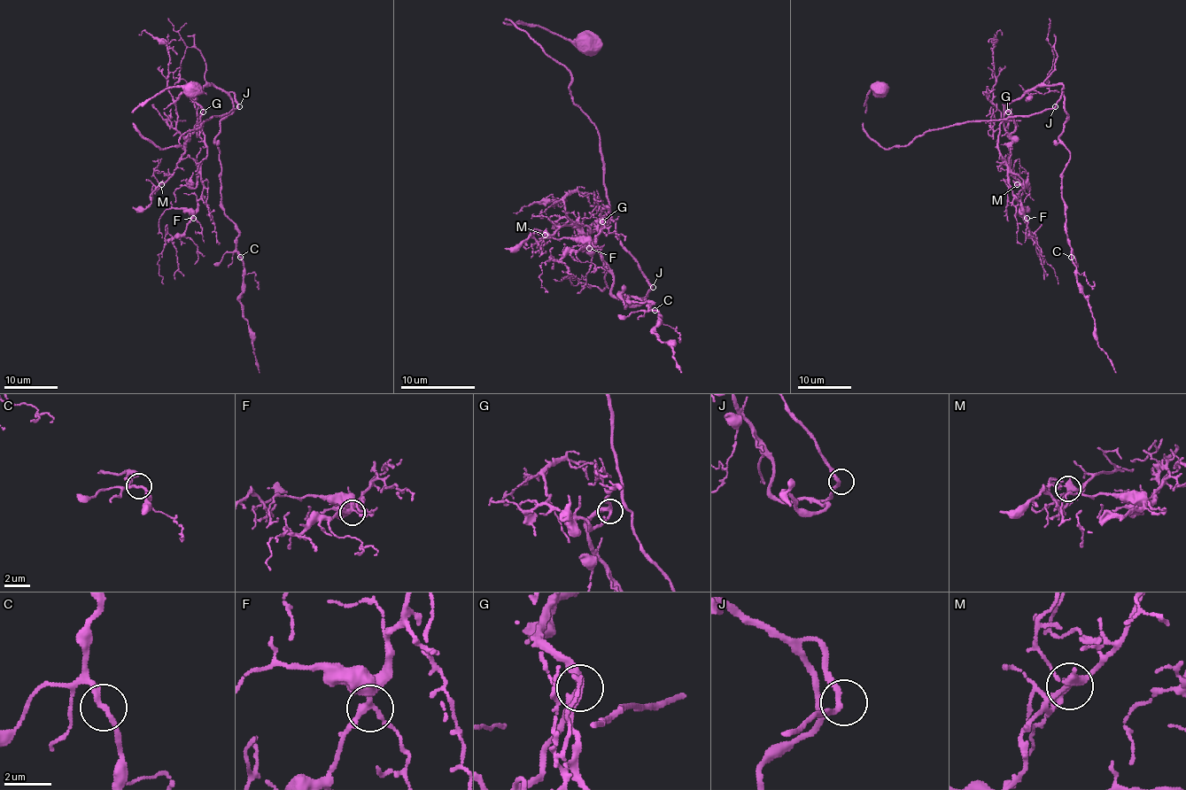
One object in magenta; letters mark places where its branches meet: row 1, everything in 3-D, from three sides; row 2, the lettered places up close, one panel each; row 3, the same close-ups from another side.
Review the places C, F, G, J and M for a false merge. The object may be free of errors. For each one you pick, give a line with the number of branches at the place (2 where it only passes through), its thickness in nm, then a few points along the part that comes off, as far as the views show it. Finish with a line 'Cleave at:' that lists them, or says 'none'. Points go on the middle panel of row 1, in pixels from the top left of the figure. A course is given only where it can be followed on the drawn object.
Cleave at: none

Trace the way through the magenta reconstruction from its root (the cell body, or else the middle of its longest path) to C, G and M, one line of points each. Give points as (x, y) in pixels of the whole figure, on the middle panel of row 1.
C: (651, 287), (641, 304), (619, 296), (624, 307), (627, 296), (651, 302), (649, 309), (655, 309)
G: (651, 287), (644, 298), (617, 298), (612, 294), (614, 272), (589, 238), (589, 228), (597, 221), (602, 221)
M: (651, 287), (644, 298), (612, 294), (614, 272), (589, 238), (600, 221), (595, 231), (572, 223), (545, 235)

